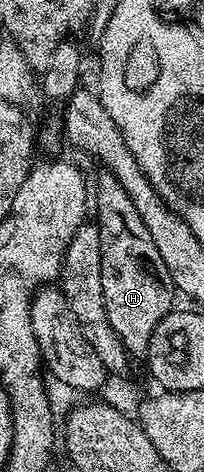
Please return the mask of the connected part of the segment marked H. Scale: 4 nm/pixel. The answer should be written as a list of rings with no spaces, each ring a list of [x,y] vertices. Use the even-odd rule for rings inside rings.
[[[102,172],[99,176],[98,187],[92,190],[92,206],[98,209],[96,225],[102,241],[100,276],[104,284],[106,315],[126,351],[131,356],[145,355],[156,324],[160,324],[175,305],[174,281],[156,249],[152,232],[148,232],[148,224],[144,224],[144,216],[136,212],[132,196],[128,196],[124,184],[120,184],[114,174]]]

